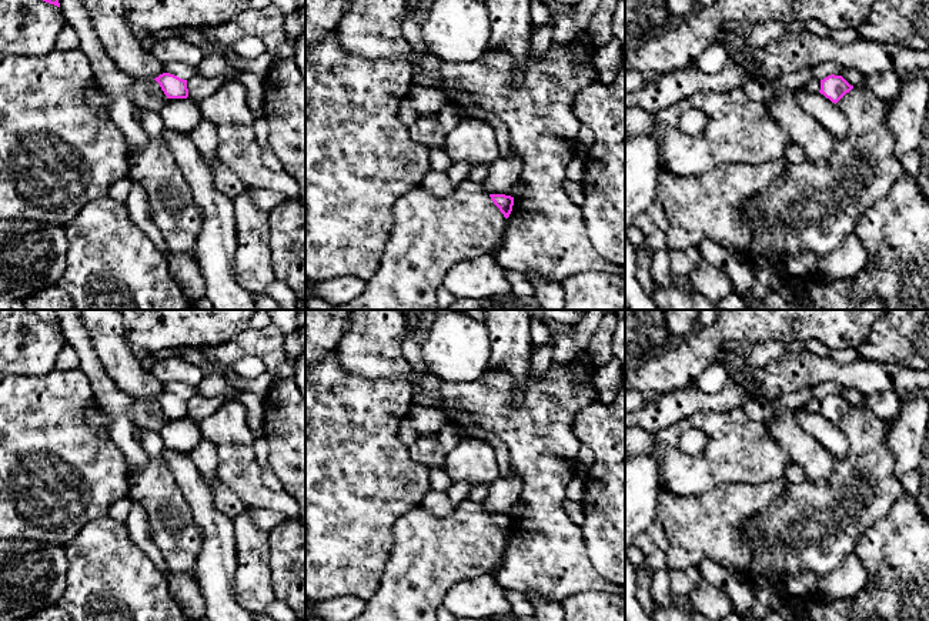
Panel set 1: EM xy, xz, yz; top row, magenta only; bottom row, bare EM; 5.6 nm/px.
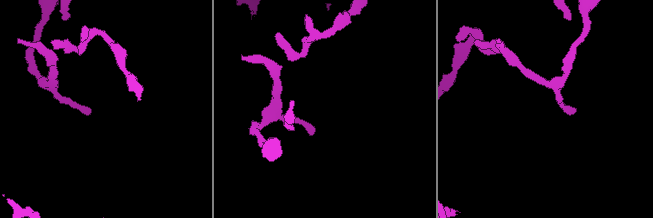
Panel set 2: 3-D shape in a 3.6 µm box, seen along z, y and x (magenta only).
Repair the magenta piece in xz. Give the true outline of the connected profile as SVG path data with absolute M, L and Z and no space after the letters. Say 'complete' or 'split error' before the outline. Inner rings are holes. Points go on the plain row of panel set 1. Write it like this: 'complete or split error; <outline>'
complete; M489 514L494 524L499 528L505 538L509 537L514 525L514 517L505 514Z

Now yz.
complete; M831 394L821 400L819 413L836 424L852 408L853 405L851 405L842 395Z

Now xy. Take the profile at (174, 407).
complete; M163 393L154 400L160 404L167 418L187 418L188 417L187 400L183 400L170 393Z

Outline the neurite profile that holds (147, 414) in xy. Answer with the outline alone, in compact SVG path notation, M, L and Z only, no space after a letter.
M136 400L133 405L133 425L158 434L167 423L167 415L156 400Z

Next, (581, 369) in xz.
M582 355L569 363L571 375L575 381L582 381L594 374L595 367Z

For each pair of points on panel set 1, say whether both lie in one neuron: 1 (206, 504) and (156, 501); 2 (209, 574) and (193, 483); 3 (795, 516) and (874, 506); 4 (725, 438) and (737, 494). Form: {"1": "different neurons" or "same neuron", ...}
{"1": "different neurons", "2": "same neuron", "3": "same neuron", "4": "different neurons"}

